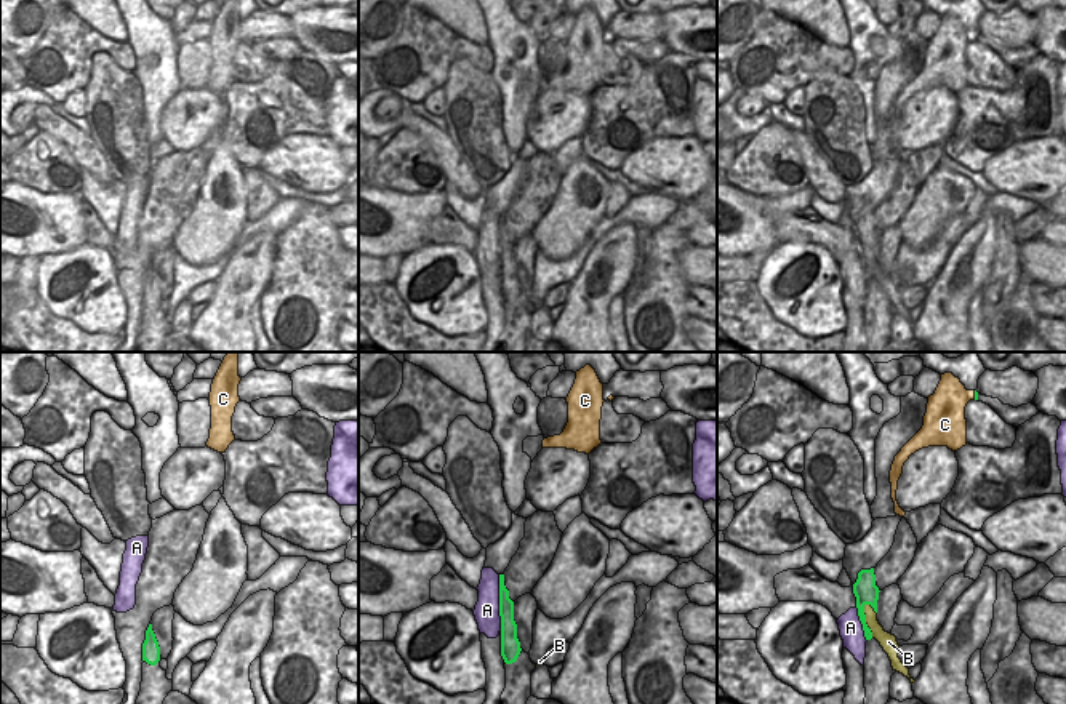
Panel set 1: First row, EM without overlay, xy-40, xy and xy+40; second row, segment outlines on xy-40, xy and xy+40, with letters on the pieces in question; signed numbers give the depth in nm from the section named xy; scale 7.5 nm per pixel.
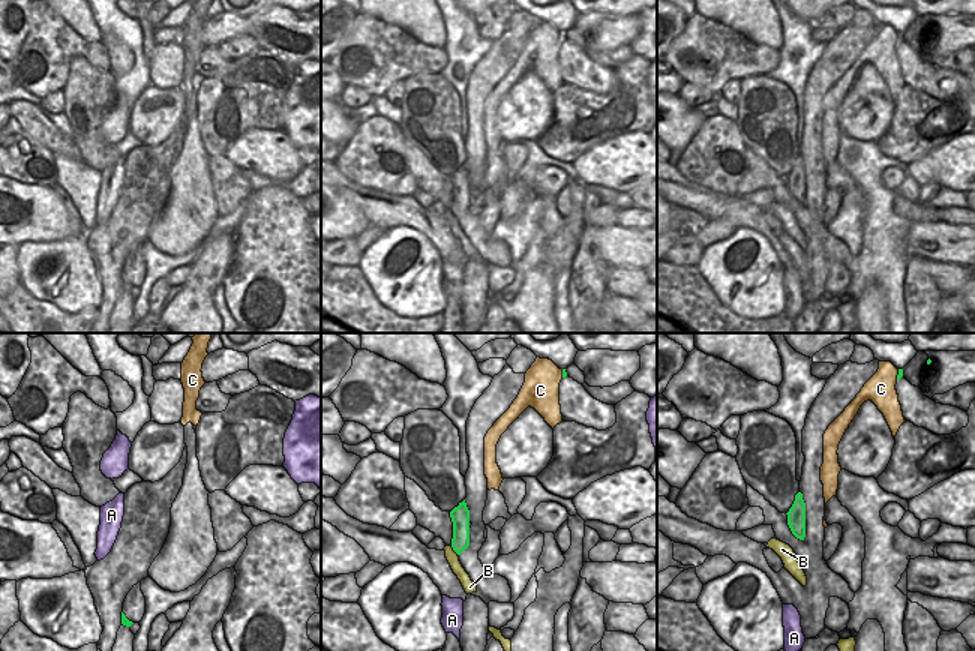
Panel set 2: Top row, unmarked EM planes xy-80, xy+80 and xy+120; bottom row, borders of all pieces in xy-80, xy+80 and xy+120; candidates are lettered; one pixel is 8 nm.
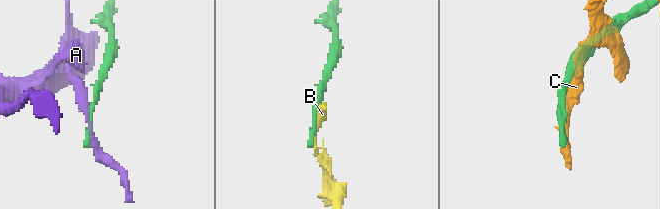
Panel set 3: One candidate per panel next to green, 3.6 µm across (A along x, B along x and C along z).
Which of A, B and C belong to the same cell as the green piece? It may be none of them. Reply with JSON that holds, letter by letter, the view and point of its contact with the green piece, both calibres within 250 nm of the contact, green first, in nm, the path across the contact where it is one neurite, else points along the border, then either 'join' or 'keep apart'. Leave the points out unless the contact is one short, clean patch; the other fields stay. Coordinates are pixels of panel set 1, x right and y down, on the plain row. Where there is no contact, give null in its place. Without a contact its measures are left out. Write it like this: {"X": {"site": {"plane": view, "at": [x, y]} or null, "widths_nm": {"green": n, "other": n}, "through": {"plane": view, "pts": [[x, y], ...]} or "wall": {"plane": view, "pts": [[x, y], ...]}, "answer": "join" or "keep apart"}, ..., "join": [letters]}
{"A": {"site": {"plane": "xy", "at": [500, 244]}, "widths_nm": {"green": 120, "other": 190}, "answer": "keep apart"}, "B": {"site": {"plane": "xy+40", "at": [865, 263]}, "widths_nm": {"green": 180, "other": 120}, "answer": "keep apart"}, "C": {"site": {"plane": "xy+40", "at": [975, 37]}, "widths_nm": {"green": 20, "other": 280}, "answer": "keep apart"}, "join": []}

